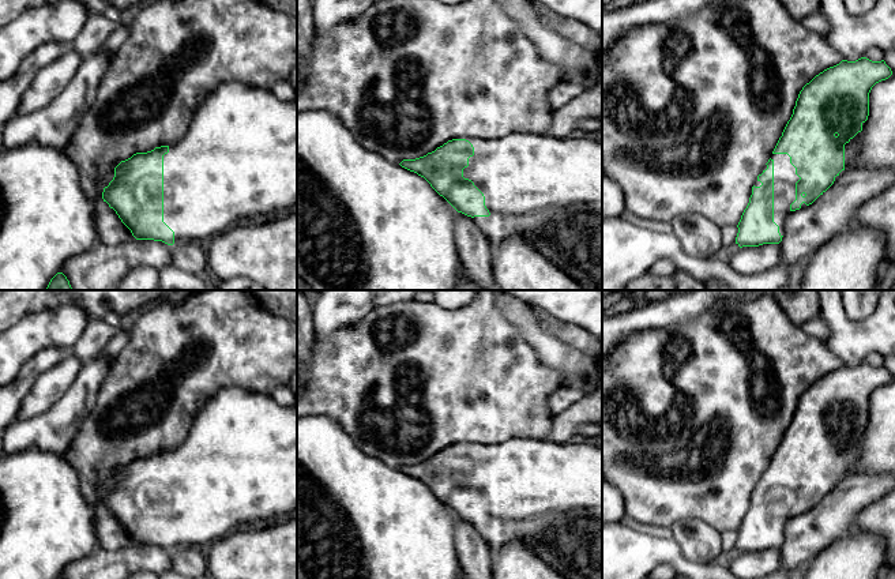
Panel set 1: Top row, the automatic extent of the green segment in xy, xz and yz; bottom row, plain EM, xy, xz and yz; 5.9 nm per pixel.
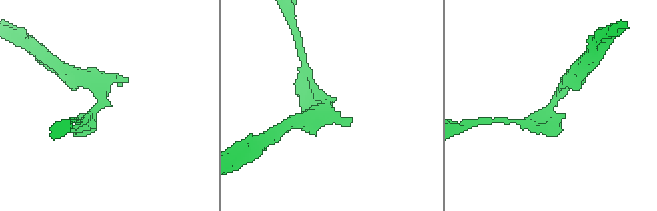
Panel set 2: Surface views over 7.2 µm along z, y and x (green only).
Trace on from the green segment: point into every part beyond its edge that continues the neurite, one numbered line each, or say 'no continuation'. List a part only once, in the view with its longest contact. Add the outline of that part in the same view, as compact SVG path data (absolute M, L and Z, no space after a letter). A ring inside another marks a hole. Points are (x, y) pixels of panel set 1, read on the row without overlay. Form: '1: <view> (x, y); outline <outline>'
1: xz (549, 495); outline M514 436L504 441L459 443L469 445L474 460L463 474L463 482L484 499L489 522L473 526L496 554L511 539L522 539L538 557L565 579L602 579L602 447L557 443Z

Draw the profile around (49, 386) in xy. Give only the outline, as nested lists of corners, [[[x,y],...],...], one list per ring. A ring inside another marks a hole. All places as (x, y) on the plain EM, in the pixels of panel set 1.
[[[71,351],[49,371],[41,373],[23,398],[18,420],[31,418],[46,411],[75,381],[82,362]]]

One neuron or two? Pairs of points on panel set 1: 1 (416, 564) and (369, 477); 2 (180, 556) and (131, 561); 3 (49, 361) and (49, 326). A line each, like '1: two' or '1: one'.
1: one
2: two
3: two

